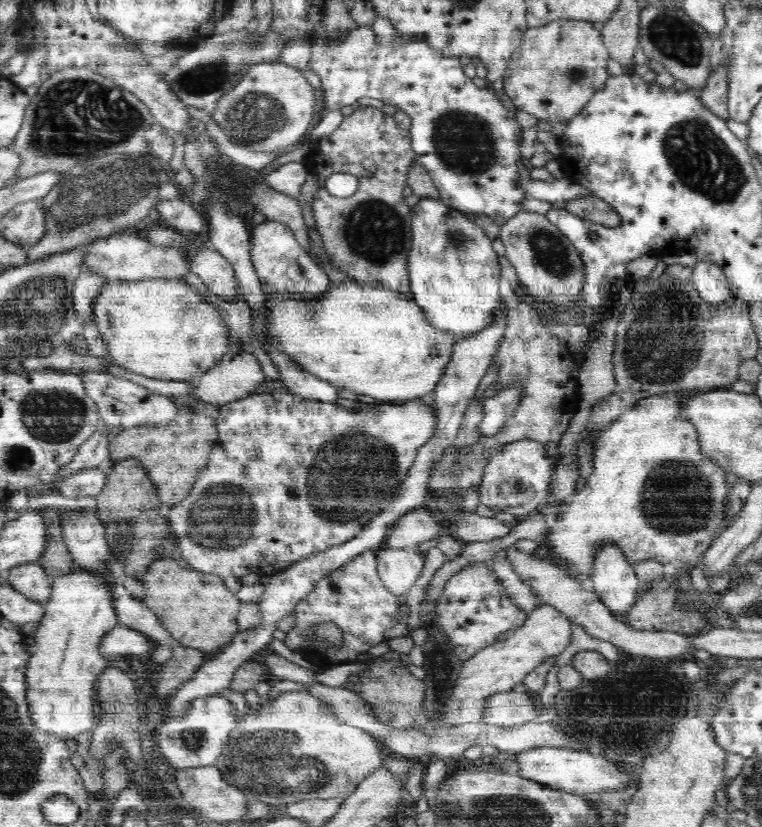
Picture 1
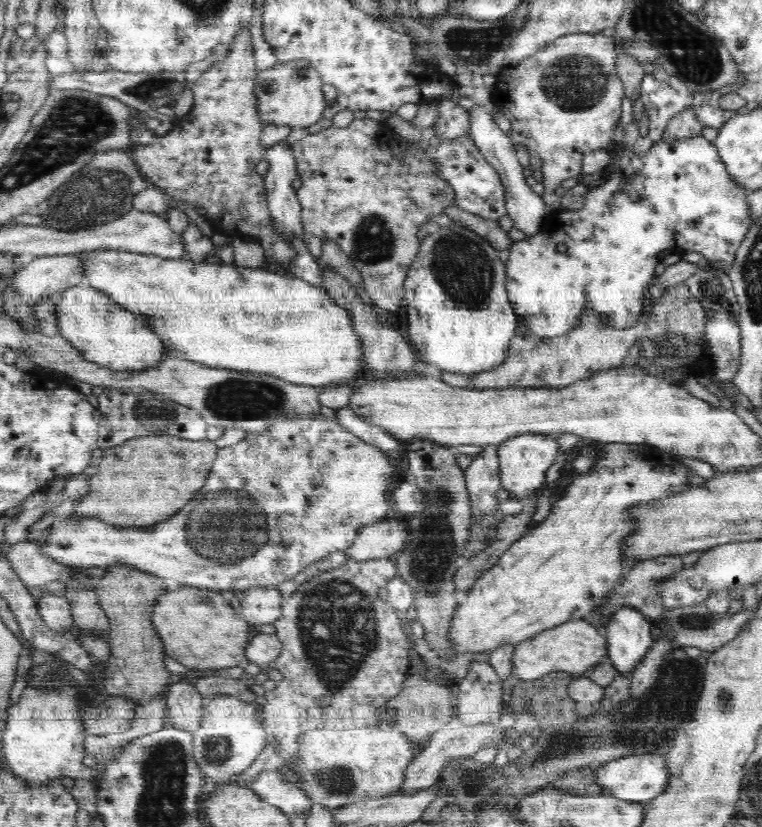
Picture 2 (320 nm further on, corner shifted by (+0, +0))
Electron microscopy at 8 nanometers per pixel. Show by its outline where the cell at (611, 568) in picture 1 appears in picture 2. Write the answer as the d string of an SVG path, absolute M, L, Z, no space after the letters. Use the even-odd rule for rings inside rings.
M622 608L604 628L611 664L618 675L633 676L655 641L653 623L642 613Z

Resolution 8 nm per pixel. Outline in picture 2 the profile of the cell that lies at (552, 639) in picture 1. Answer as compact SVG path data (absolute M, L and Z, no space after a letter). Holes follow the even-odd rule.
M575 619L540 632L532 639L518 642L513 655L513 674L523 681L534 680L554 671L582 676L605 663L611 663L606 635L586 619Z

